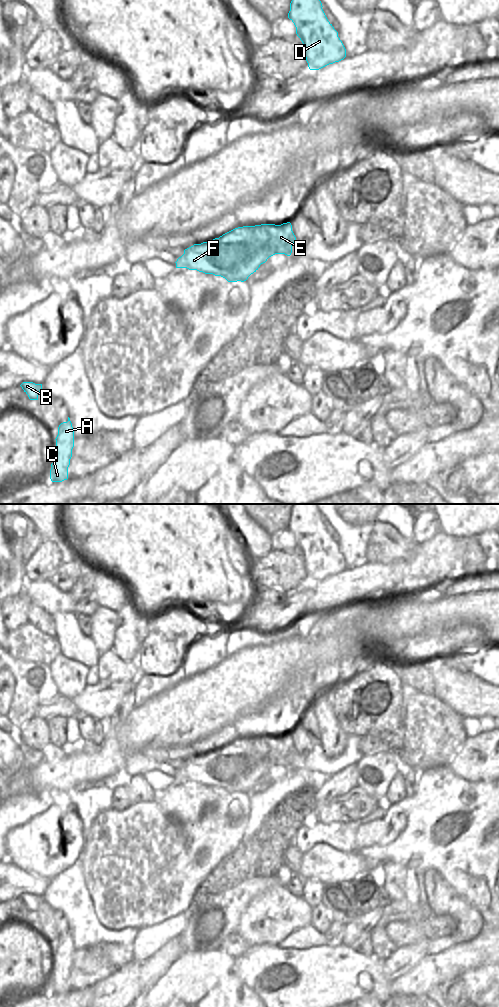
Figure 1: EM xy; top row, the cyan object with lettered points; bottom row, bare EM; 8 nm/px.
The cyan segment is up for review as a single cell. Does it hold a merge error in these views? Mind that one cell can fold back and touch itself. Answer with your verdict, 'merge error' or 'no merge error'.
merge error

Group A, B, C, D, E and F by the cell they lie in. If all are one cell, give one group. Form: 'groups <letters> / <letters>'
groups A B C D E / F

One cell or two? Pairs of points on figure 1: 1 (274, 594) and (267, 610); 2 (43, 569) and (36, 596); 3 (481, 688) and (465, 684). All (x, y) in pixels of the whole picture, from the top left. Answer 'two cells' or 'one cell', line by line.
1: two cells
2: two cells
3: one cell

